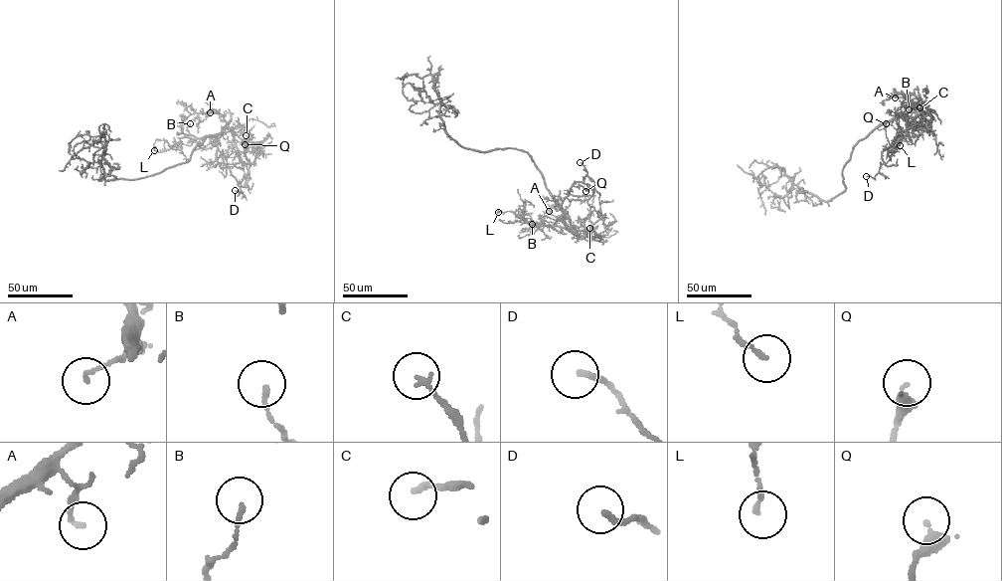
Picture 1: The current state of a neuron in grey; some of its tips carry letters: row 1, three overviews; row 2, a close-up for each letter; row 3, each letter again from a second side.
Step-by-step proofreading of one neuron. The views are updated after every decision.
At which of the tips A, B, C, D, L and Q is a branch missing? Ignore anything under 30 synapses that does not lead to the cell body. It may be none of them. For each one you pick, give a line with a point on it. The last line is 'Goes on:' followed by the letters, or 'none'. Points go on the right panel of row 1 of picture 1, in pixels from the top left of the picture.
Goes on: none

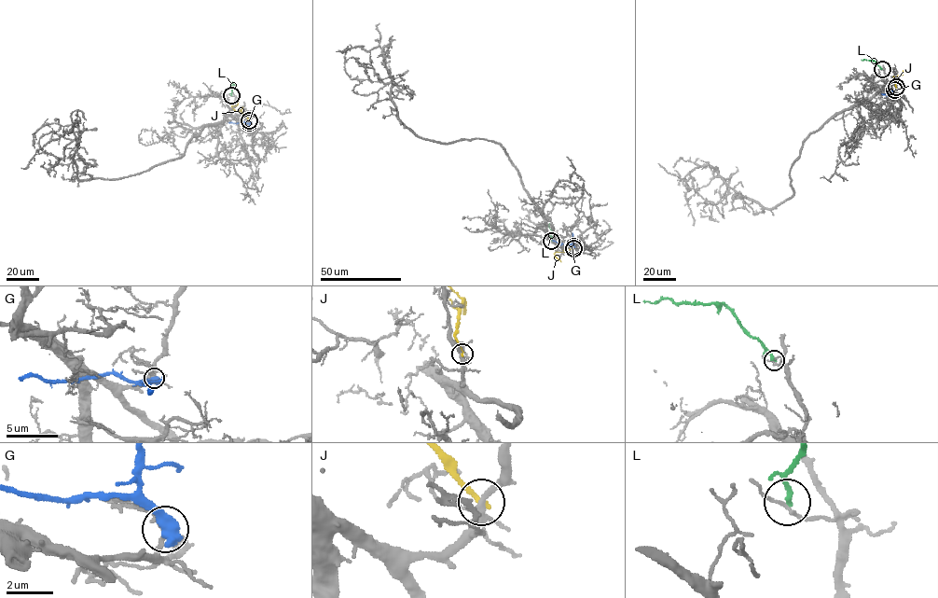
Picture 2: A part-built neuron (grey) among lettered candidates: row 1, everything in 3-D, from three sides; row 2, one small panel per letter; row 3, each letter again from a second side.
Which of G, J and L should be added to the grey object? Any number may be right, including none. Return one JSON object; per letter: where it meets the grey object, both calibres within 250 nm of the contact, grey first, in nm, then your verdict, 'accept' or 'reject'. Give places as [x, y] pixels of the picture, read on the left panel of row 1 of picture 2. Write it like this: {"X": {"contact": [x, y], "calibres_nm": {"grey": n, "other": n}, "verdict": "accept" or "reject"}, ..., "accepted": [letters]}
{"G": {"contact": [249, 122], "calibres_nm": {"grey": 140, "other": 650}, "verdict": "reject"}, "J": {"contact": [249, 120], "calibres_nm": {"grey": 240, "other": 200}, "verdict": "reject"}, "L": {"contact": [231, 95], "calibres_nm": {"grey": 120, "other": 240}, "verdict": "reject"}, "accepted": []}

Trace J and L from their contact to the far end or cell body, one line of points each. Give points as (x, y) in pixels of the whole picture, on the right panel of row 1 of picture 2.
J: (896, 87), (895, 77), (903, 68)
L: (882, 69), (874, 61), (862, 60)

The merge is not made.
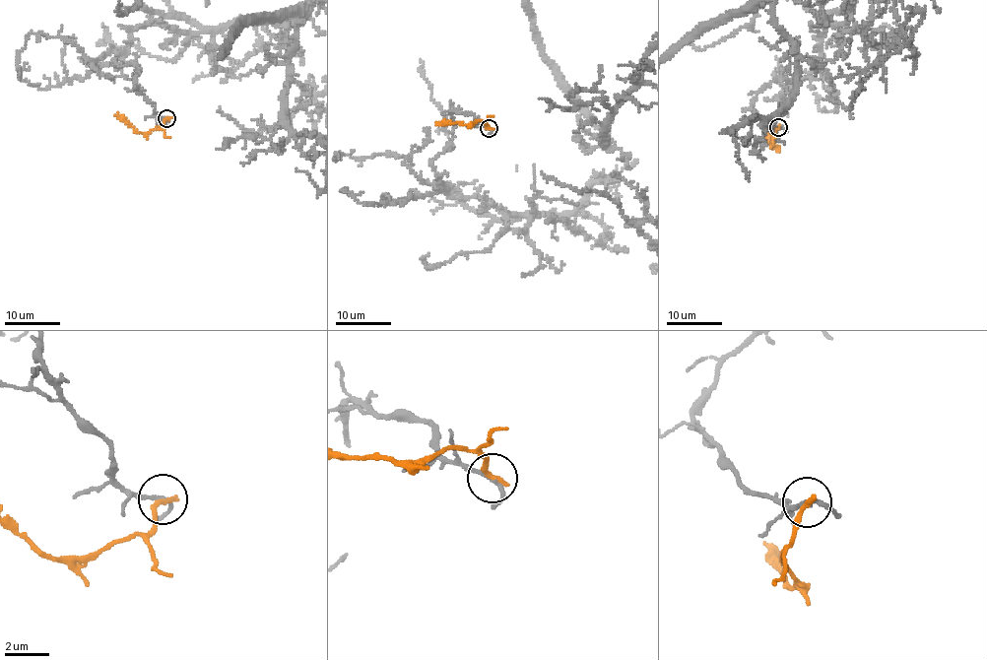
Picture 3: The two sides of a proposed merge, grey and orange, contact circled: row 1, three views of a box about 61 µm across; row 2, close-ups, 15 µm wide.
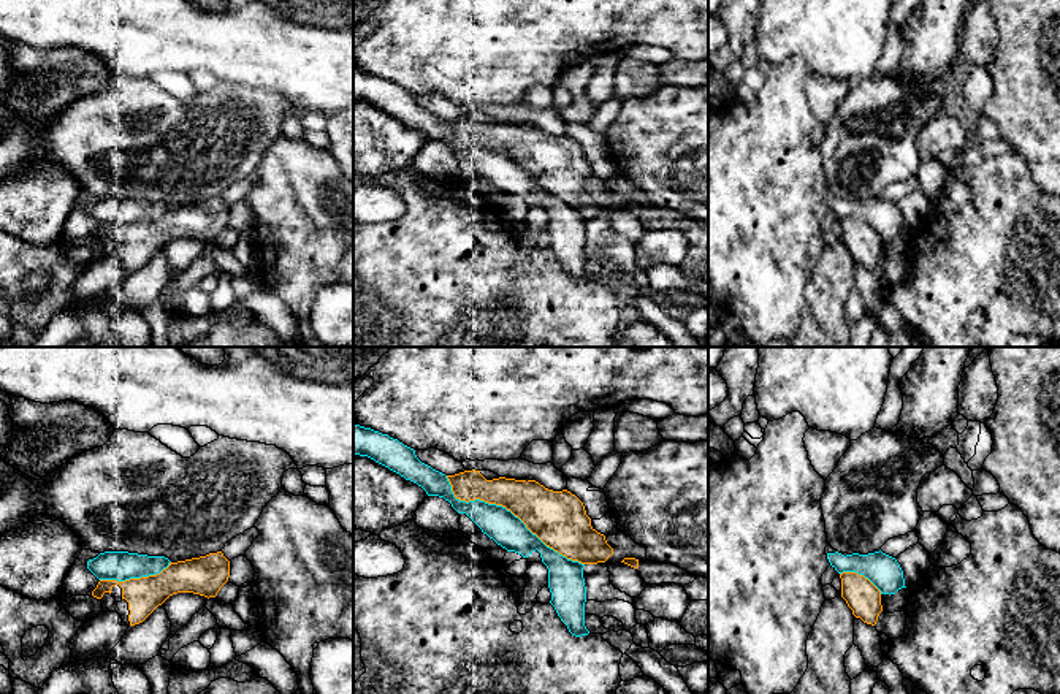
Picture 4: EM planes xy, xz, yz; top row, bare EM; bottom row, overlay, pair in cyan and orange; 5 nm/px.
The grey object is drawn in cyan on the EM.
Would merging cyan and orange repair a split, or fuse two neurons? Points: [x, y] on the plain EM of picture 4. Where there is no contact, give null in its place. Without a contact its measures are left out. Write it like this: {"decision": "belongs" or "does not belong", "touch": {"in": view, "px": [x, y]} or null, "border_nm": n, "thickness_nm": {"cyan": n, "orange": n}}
{"decision": "does not belong", "touch": {"in": "xz", "px": [509, 156]}, "border_nm": 850, "thickness_nm": {"cyan": 170, "orange": 280}}

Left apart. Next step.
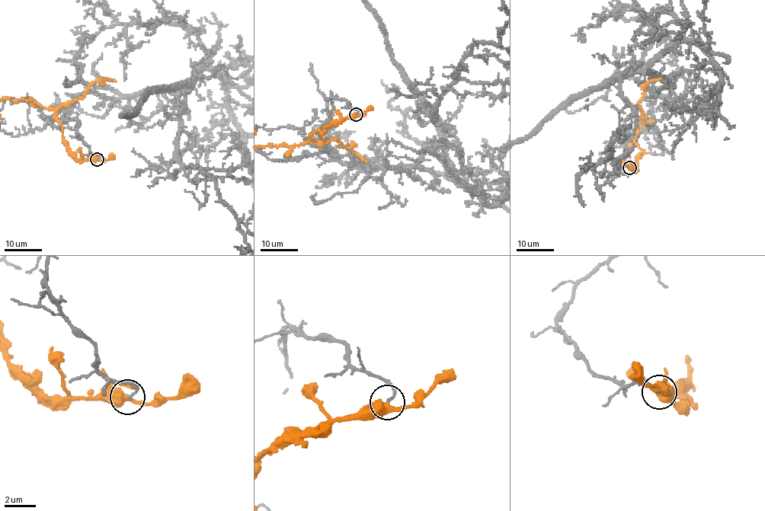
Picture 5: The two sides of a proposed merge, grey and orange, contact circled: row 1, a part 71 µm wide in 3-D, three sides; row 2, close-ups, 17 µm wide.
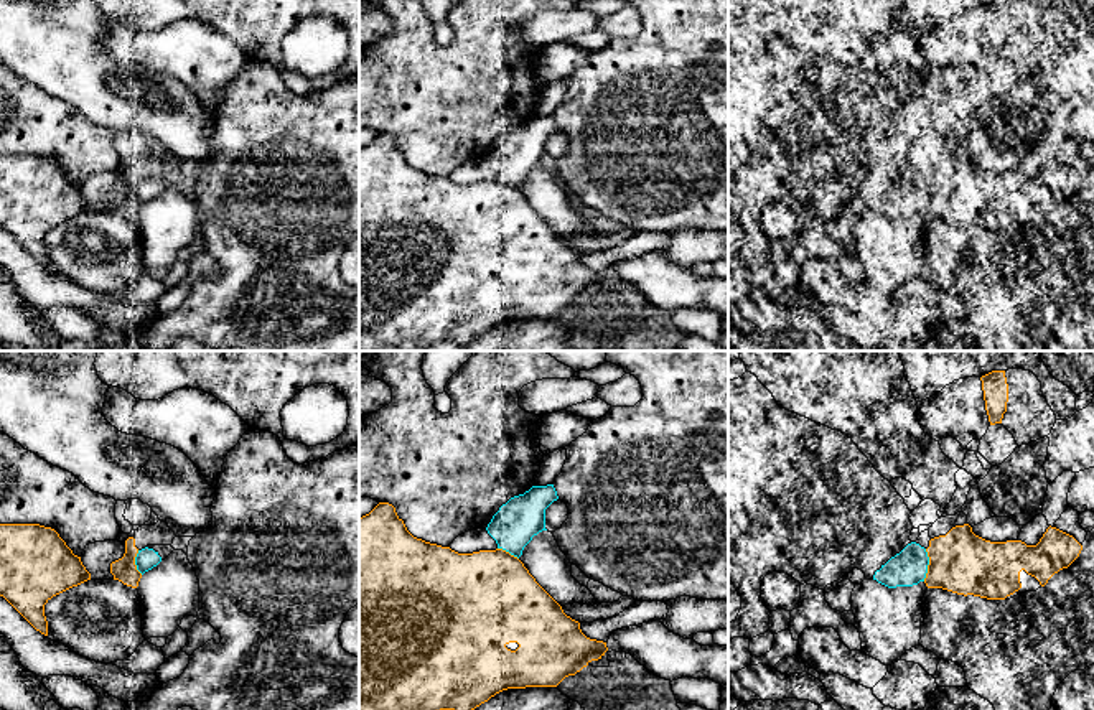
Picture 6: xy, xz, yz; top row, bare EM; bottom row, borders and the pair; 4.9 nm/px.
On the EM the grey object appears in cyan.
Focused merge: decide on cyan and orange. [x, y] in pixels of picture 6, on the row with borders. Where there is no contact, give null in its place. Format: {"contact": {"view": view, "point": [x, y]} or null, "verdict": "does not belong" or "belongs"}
{"contact": {"view": "yz", "point": [928, 564]}, "verdict": "does not belong"}

